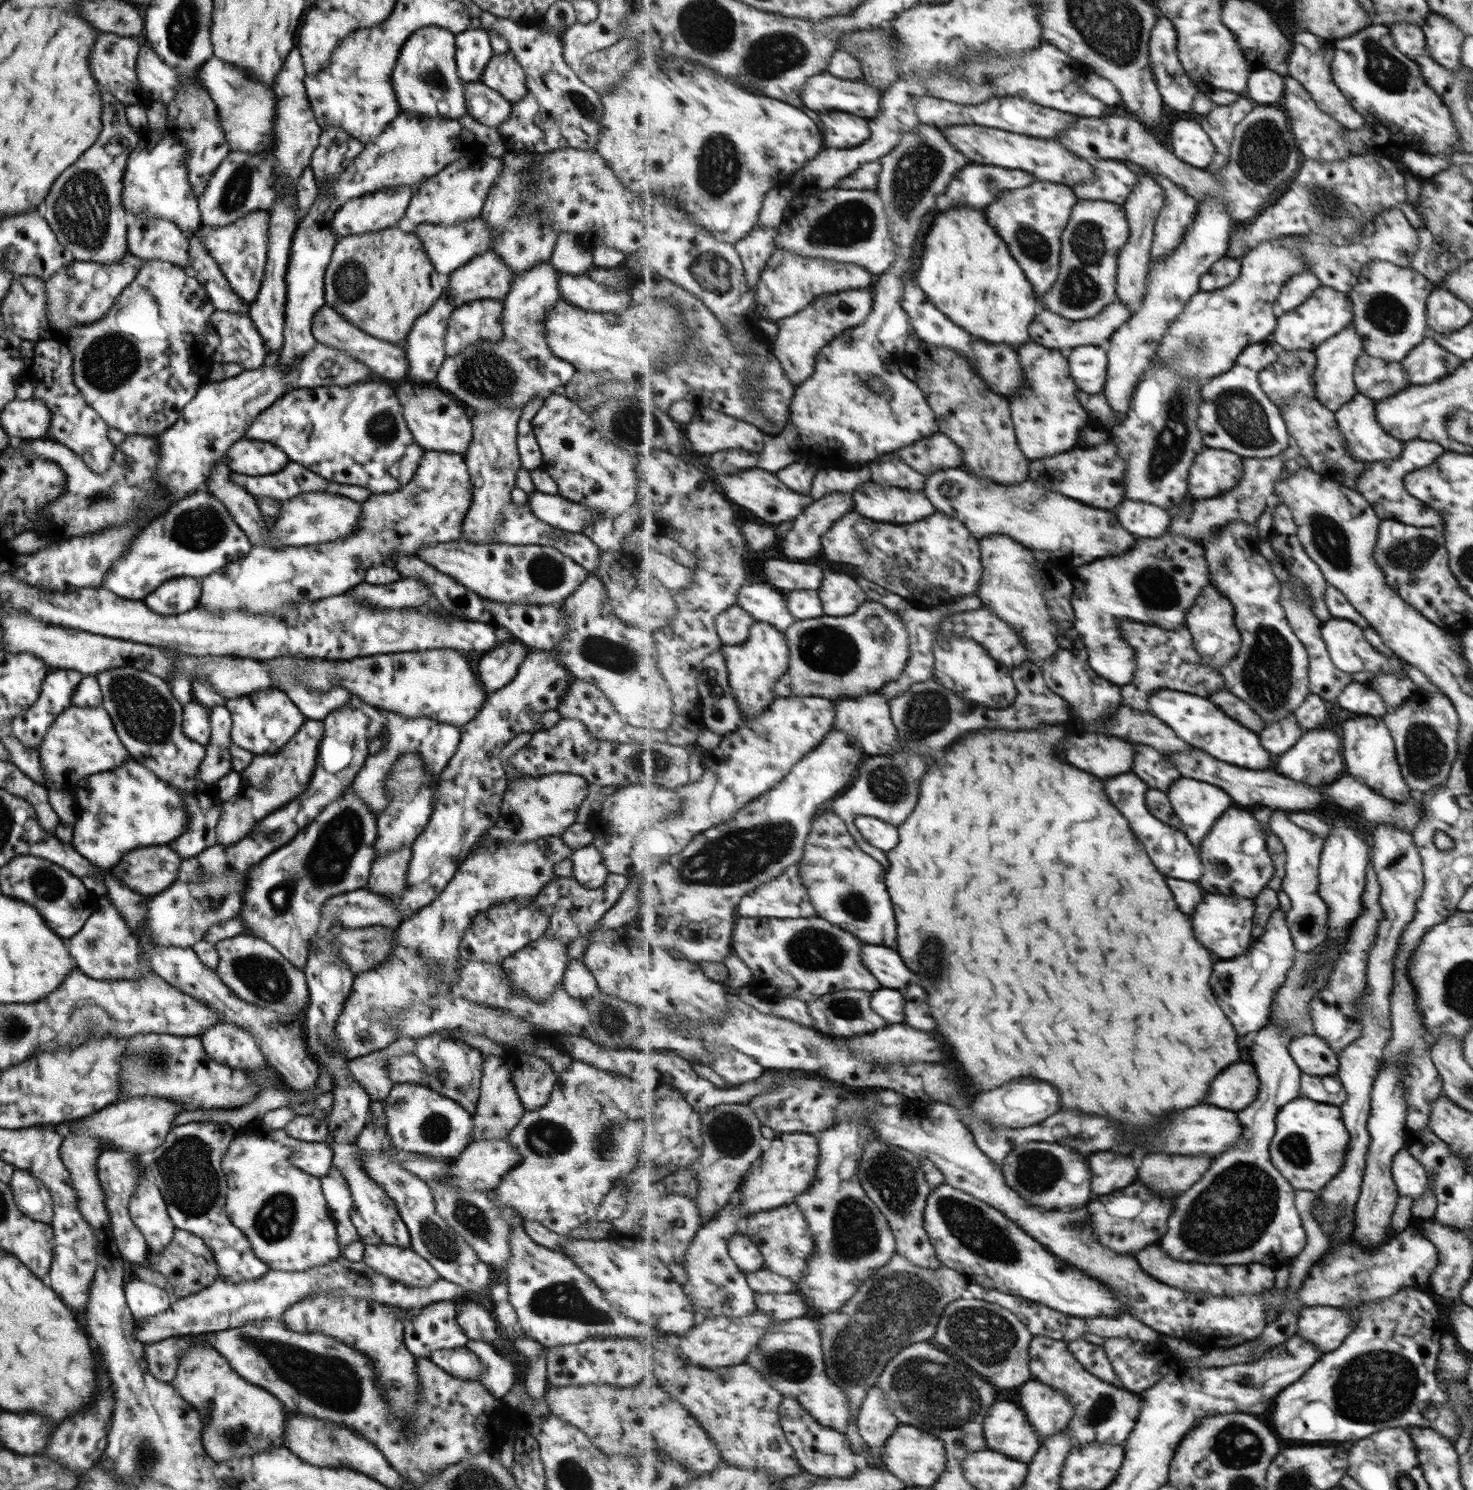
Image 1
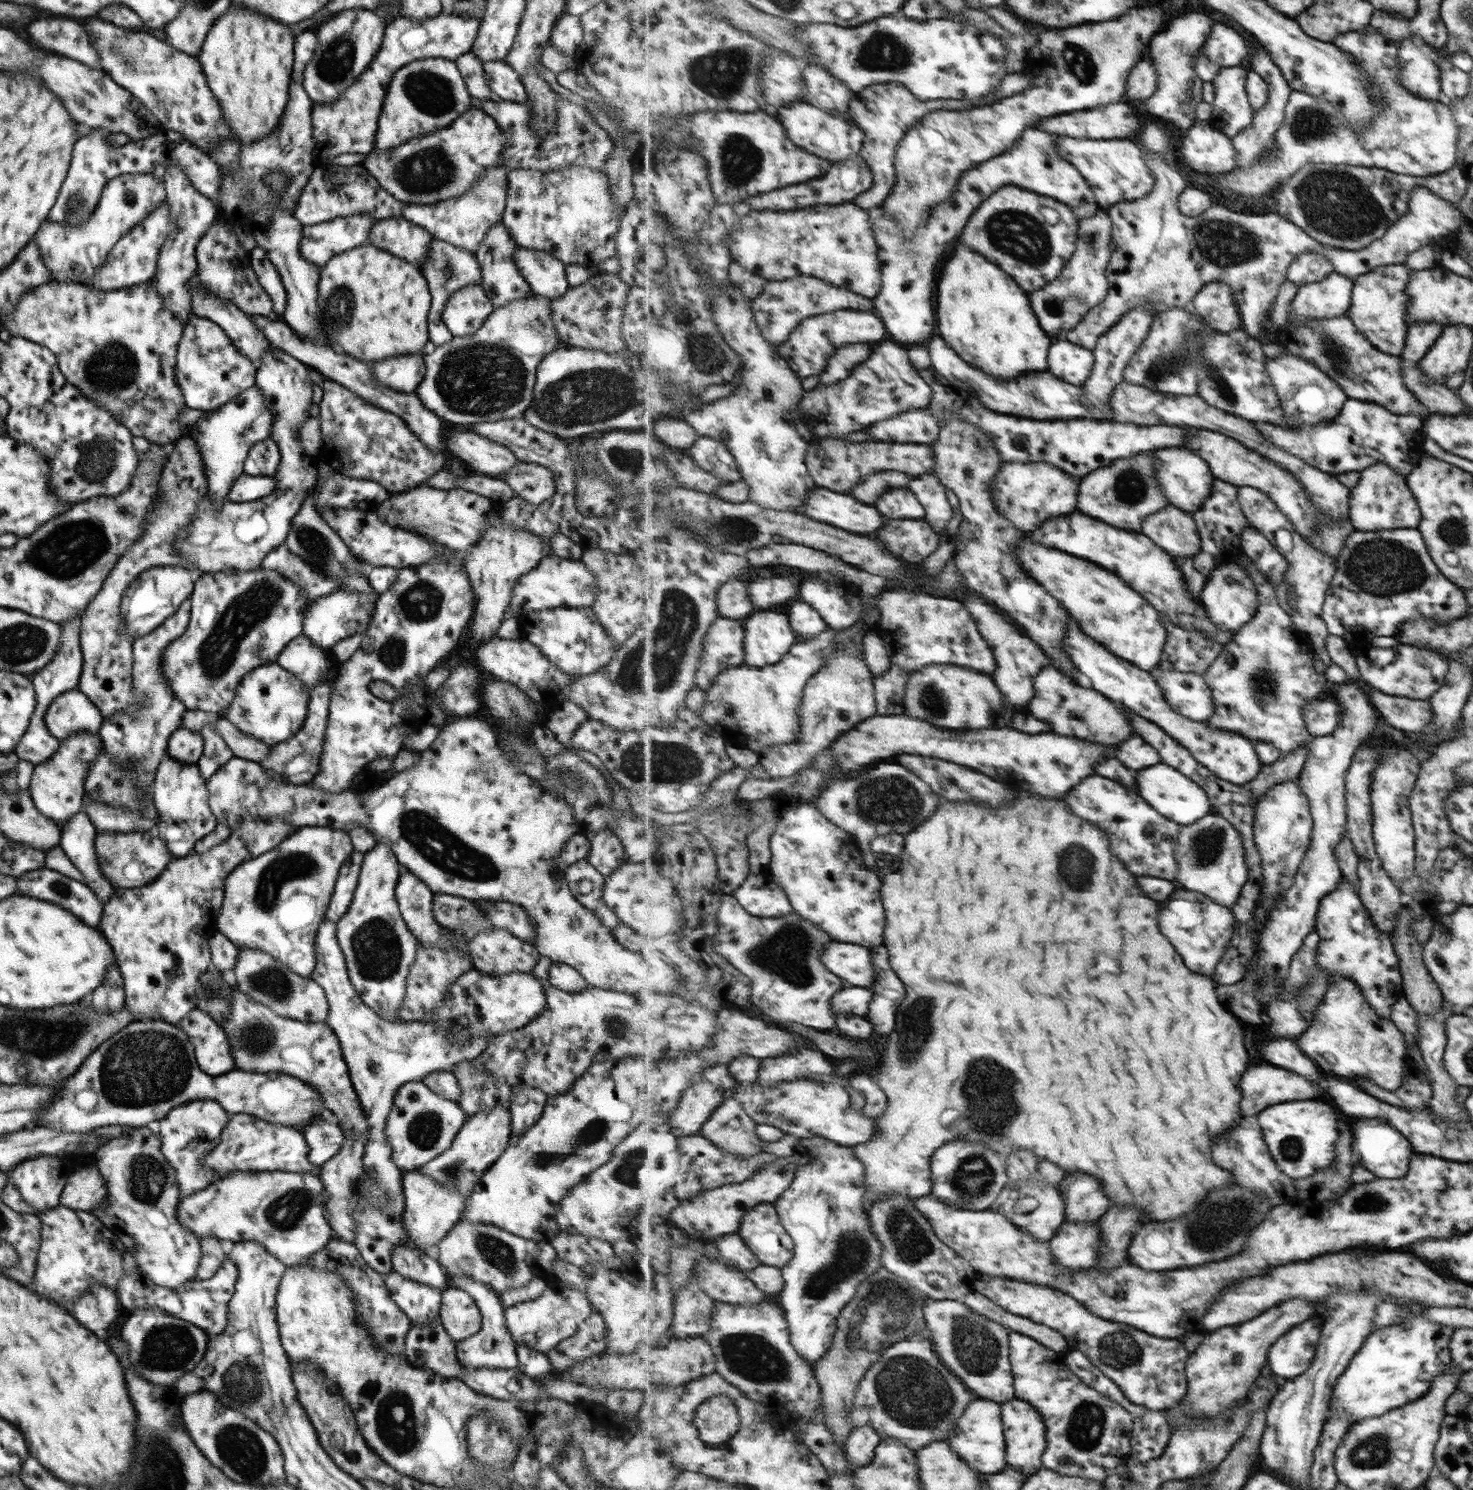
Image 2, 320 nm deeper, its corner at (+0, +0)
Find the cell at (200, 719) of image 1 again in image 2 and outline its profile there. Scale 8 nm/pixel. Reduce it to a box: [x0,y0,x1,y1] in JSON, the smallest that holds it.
[166,728,203,764]

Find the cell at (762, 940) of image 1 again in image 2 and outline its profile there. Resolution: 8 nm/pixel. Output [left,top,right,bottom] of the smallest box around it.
[715,894,851,1032]

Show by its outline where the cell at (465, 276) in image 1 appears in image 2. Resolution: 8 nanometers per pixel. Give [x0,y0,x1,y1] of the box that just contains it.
[419,238,481,347]

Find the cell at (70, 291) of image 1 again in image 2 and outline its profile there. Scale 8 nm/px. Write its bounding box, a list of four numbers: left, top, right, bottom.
[86,204,172,291]

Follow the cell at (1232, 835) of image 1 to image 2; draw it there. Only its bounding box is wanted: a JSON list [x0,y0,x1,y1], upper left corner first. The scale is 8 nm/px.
[1174,812,1250,907]

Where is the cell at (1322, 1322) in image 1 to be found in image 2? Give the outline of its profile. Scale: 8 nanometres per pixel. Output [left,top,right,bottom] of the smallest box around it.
[1268,1316,1322,1379]

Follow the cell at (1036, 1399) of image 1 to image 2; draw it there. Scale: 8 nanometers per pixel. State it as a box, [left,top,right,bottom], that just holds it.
[1002,1398,1047,1474]

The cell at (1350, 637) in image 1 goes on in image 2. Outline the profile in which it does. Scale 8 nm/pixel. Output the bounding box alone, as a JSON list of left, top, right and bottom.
[1354,645,1449,700]

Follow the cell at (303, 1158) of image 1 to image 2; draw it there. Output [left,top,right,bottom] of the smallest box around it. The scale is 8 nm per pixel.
[203,1114,319,1178]

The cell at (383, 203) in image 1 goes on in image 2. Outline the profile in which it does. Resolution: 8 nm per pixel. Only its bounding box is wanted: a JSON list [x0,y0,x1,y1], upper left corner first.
[298,214,378,269]

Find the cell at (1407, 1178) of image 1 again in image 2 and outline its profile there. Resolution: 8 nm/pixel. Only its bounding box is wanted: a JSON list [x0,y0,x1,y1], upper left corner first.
[1351,1118,1412,1179]

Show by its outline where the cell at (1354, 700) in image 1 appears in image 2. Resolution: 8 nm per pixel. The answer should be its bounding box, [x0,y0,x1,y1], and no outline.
[1304,698,1341,738]

